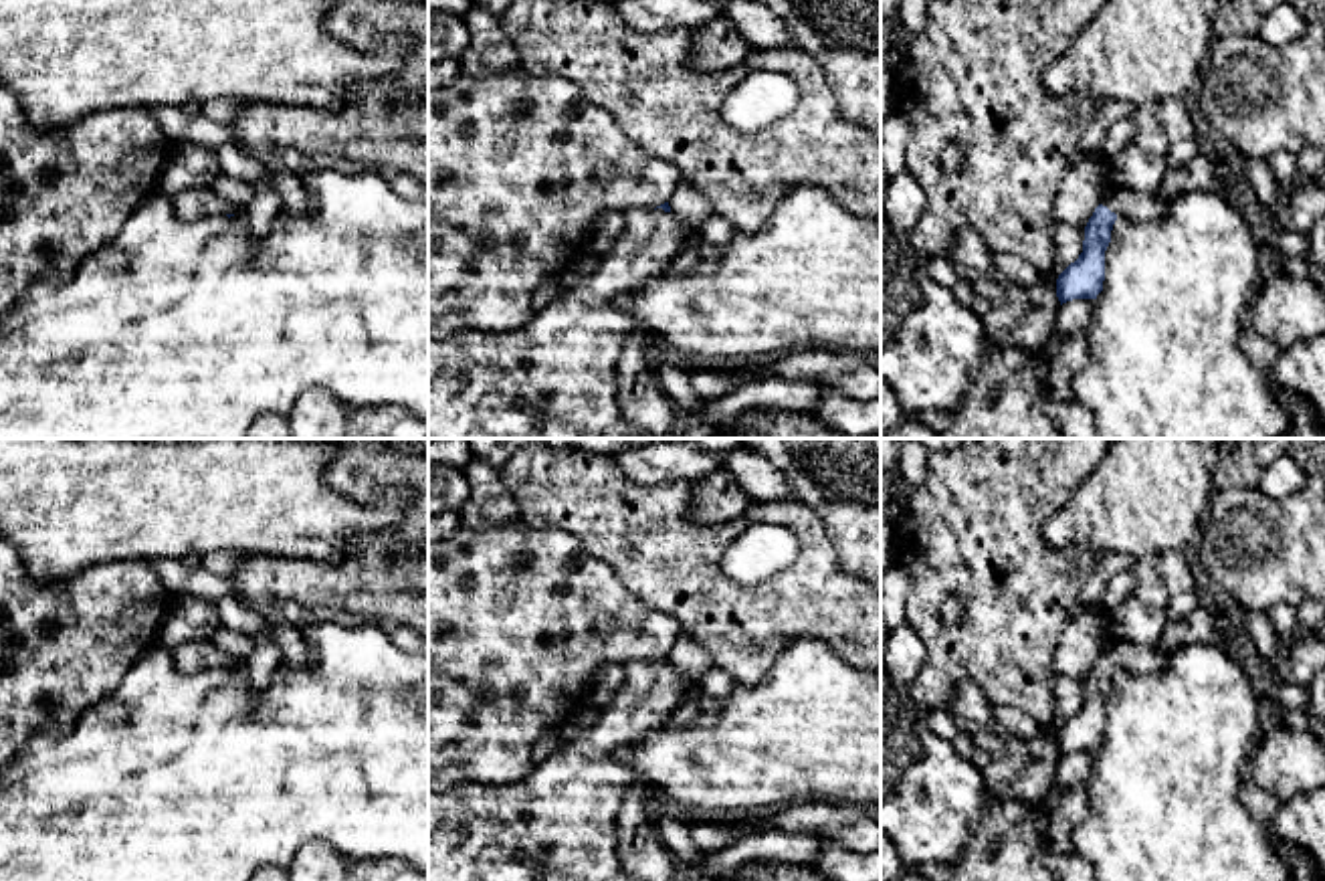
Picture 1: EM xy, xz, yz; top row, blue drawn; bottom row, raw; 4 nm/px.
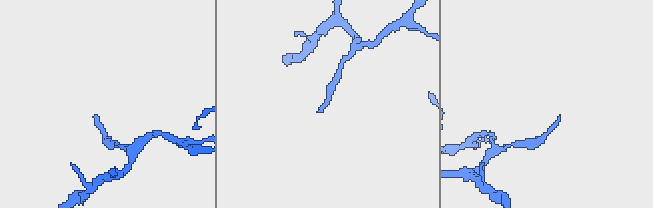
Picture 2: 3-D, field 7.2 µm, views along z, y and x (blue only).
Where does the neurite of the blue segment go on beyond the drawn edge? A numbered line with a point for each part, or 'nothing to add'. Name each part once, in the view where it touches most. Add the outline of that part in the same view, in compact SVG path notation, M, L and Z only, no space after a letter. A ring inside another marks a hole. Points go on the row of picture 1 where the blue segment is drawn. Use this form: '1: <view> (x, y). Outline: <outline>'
1: xz (556, 376). Outline: M632 208L622 218L624 232L600 269L523 327L428 341L428 438L644 438L618 406L618 364L636 323L614 299L665 275L687 234L662 208Z

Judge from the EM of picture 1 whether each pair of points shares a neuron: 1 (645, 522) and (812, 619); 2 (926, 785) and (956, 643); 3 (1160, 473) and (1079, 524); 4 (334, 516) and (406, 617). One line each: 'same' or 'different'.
1: same
2: different
3: same
4: different

